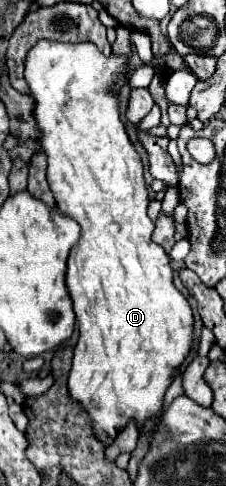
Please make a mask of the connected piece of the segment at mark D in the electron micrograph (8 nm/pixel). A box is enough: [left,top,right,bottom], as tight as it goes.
[25,39,195,447]

